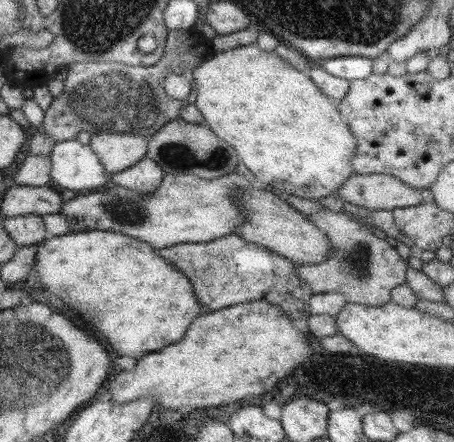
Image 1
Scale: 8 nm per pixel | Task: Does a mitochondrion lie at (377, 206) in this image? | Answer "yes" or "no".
no

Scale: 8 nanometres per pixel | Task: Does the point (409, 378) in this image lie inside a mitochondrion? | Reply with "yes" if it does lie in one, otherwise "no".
no

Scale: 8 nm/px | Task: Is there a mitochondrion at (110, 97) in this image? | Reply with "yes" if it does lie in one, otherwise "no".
yes

